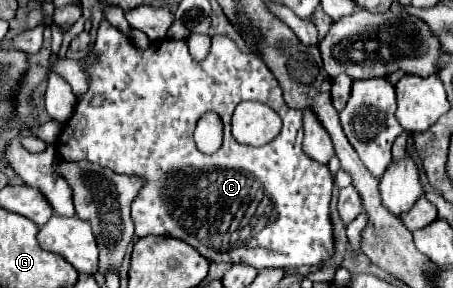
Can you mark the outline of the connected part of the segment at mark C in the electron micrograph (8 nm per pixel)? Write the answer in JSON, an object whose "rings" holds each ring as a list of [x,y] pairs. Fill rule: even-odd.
{"rings":[[[107,20],[101,22],[99,32],[97,32],[97,42],[91,48],[91,52],[83,58],[87,62],[87,72],[89,72],[89,92],[79,98],[73,116],[69,118],[69,122],[65,124],[61,138],[57,140],[57,152],[61,154],[61,158],[65,160],[87,160],[93,164],[101,164],[107,166],[119,174],[127,174],[127,176],[141,176],[145,178],[145,186],[143,190],[137,194],[137,198],[131,204],[131,217],[135,225],[135,234],[147,236],[147,234],[157,234],[157,236],[173,236],[179,240],[185,240],[187,244],[191,244],[193,248],[197,248],[197,252],[201,256],[205,256],[207,260],[215,260],[215,262],[249,262],[249,266],[255,266],[257,270],[261,268],[297,268],[297,266],[317,266],[321,262],[325,262],[327,258],[333,256],[333,222],[329,216],[329,202],[331,202],[331,192],[333,192],[333,176],[329,172],[329,168],[325,164],[319,164],[315,160],[311,160],[309,156],[305,156],[303,152],[303,112],[289,108],[287,102],[283,100],[283,90],[277,82],[277,78],[273,76],[273,72],[265,66],[265,62],[261,58],[257,58],[251,52],[241,52],[235,42],[229,36],[213,36],[211,38],[211,52],[207,56],[205,62],[193,62],[193,58],[189,56],[187,50],[187,42],[185,40],[163,40],[157,44],[151,44],[147,50],[141,50],[137,46],[131,44],[131,40],[121,34],[115,26],[111,26]],[[95,96],[103,96],[103,104],[101,106],[91,106],[91,100]],[[241,100],[259,100],[263,104],[269,104],[283,120],[283,128],[277,136],[277,140],[261,146],[261,148],[253,148],[253,146],[243,146],[239,142],[235,142],[235,138],[231,136],[231,114],[235,110],[235,106]],[[205,112],[215,112],[221,122],[223,122],[223,146],[217,154],[201,154],[193,142],[193,130],[195,130],[195,122],[201,118],[201,114]]]}

